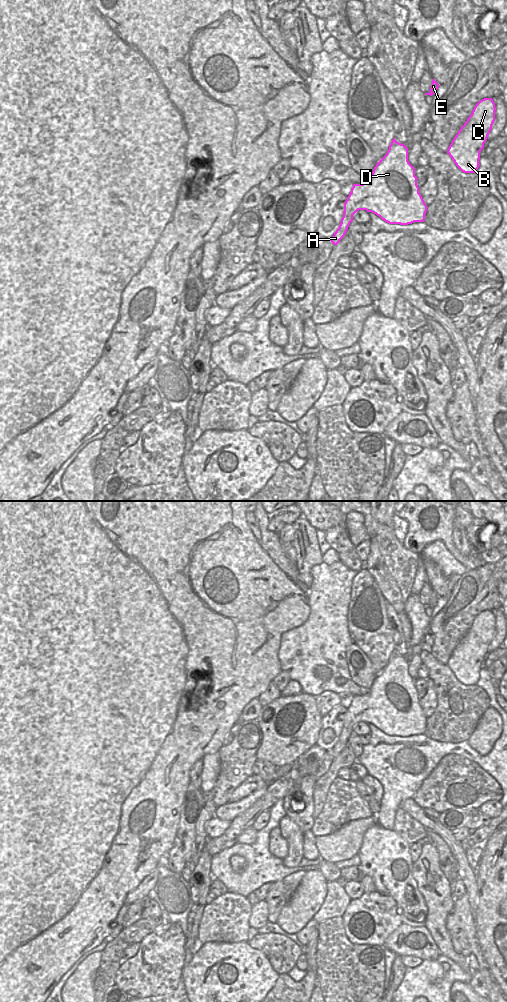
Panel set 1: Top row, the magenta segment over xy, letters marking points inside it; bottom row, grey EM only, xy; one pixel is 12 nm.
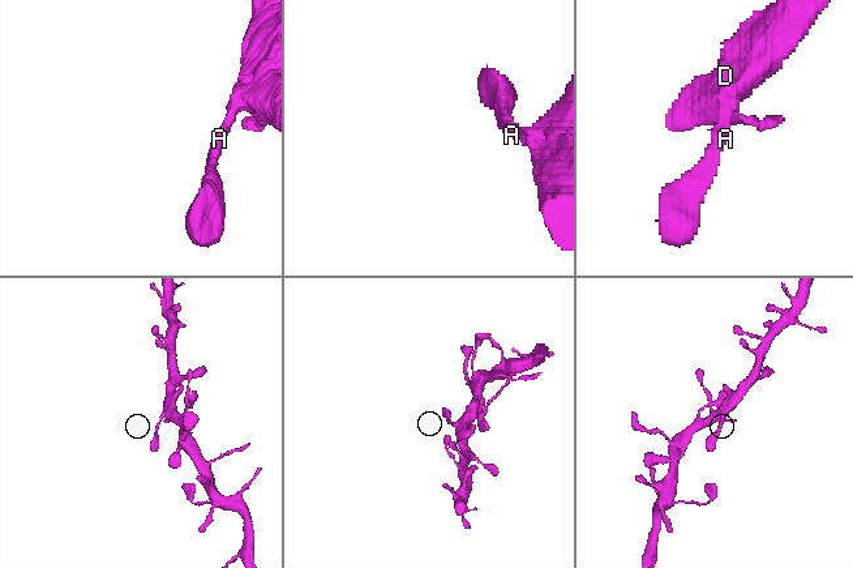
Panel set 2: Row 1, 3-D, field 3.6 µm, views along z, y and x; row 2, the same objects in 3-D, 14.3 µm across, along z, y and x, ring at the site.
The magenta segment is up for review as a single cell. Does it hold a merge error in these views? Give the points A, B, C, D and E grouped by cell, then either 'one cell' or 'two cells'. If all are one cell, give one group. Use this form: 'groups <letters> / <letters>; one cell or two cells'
groups A B C D E; one cell

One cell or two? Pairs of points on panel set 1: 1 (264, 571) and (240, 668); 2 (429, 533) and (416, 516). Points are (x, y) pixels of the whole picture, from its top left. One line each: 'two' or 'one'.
1: one
2: one

